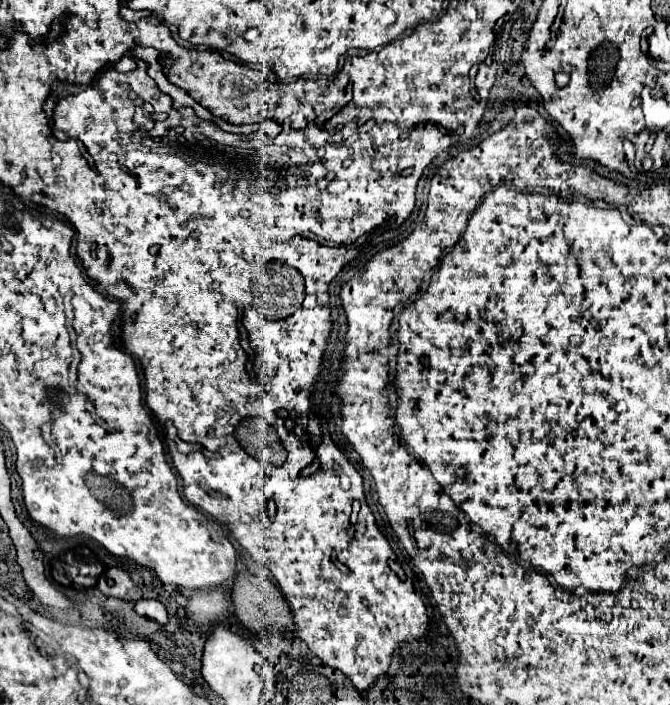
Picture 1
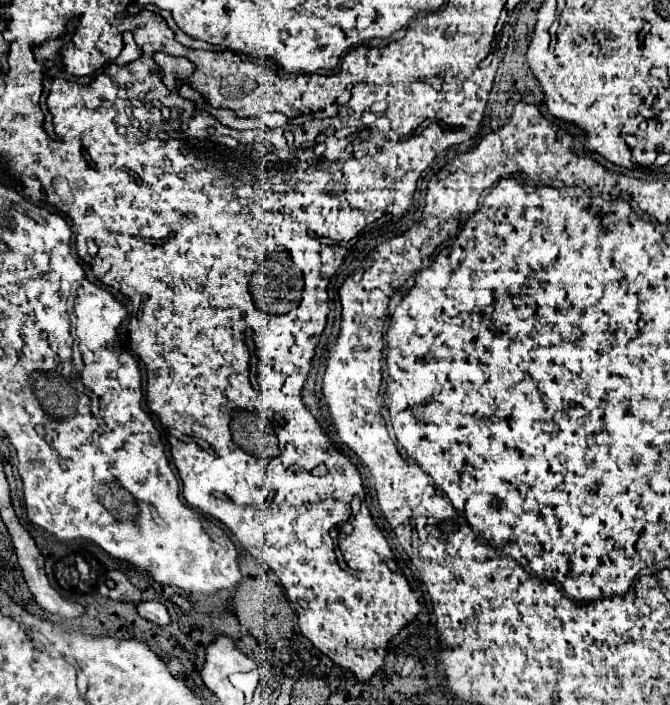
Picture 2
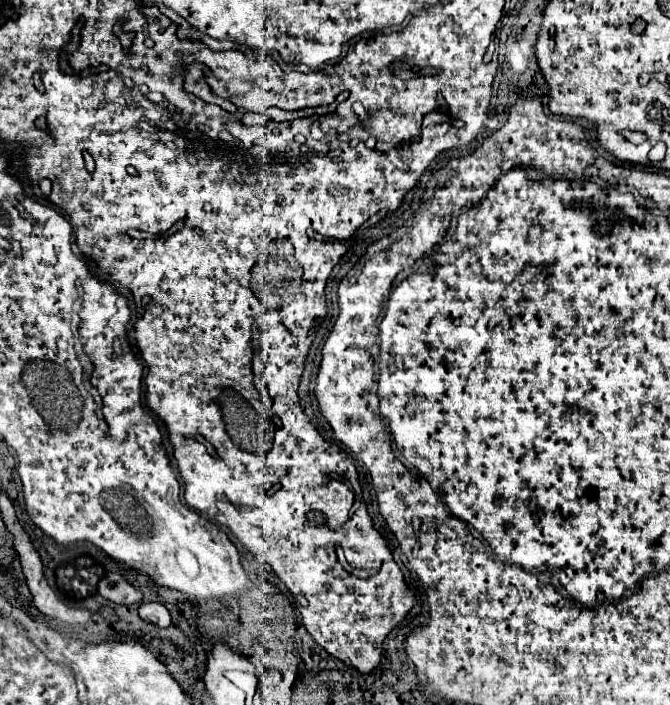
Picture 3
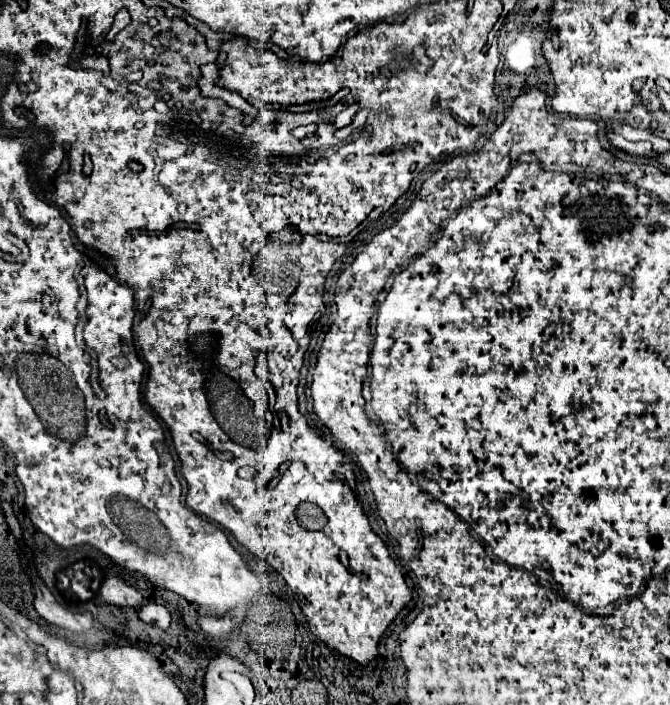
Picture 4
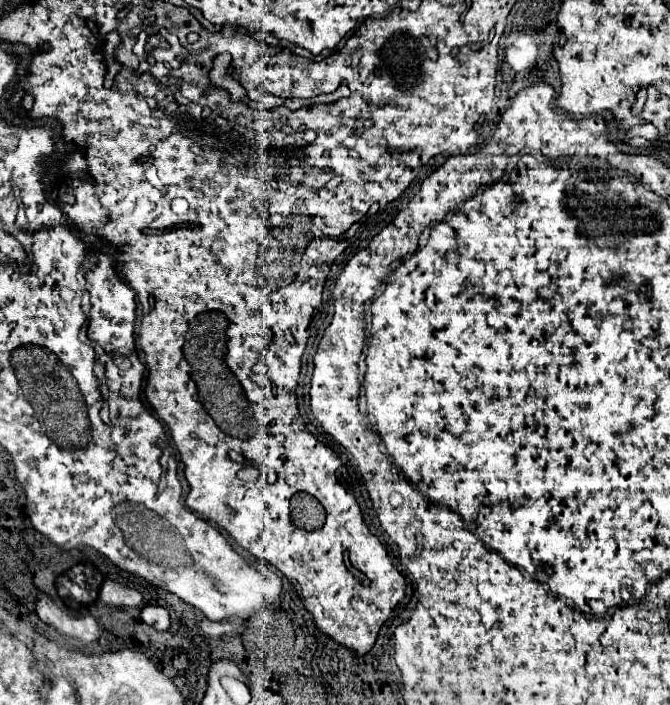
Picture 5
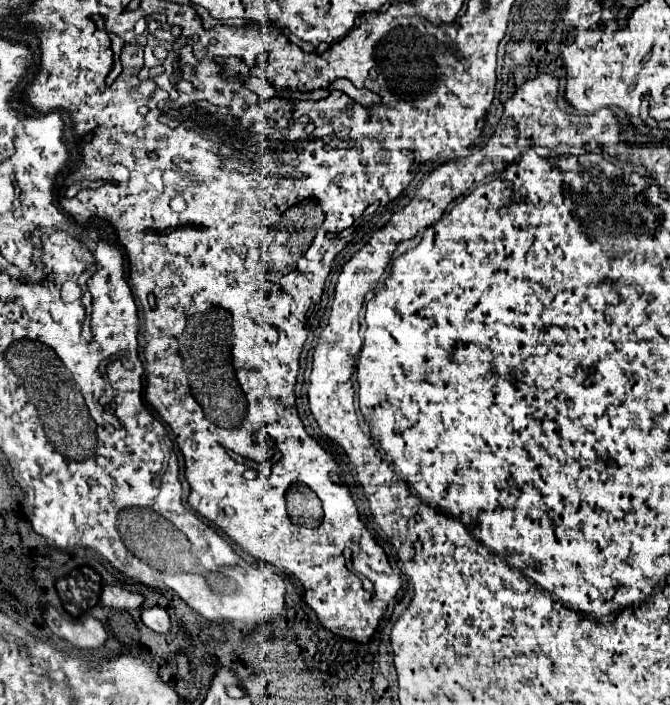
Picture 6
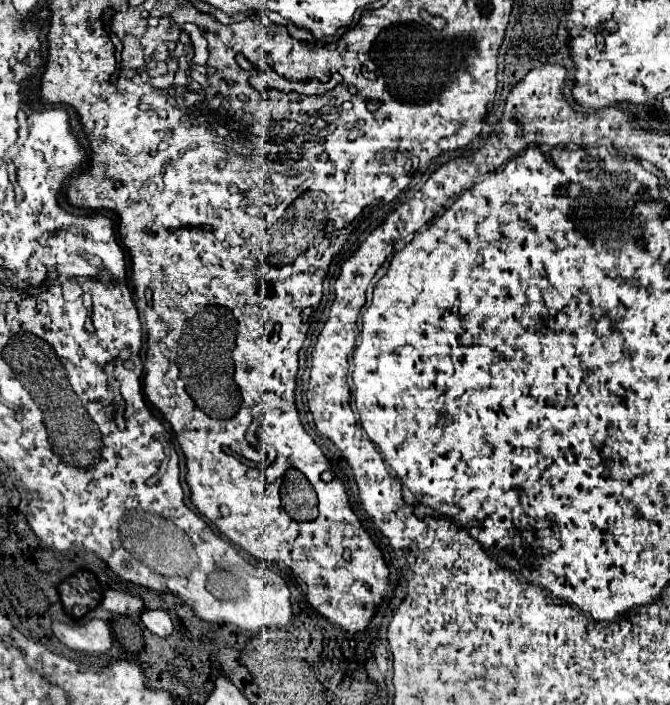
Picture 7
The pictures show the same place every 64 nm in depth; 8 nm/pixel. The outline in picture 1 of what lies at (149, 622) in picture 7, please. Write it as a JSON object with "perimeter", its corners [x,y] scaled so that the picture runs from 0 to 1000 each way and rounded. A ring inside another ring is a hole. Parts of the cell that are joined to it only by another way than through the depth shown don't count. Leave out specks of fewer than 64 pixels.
{"perimeter":[[[206,851],[200,865],[209,871],[209,874],[218,874],[224,879],[233,879],[236,885],[248,885],[251,882],[251,874],[248,874],[248,862],[236,854],[236,851]]]}

